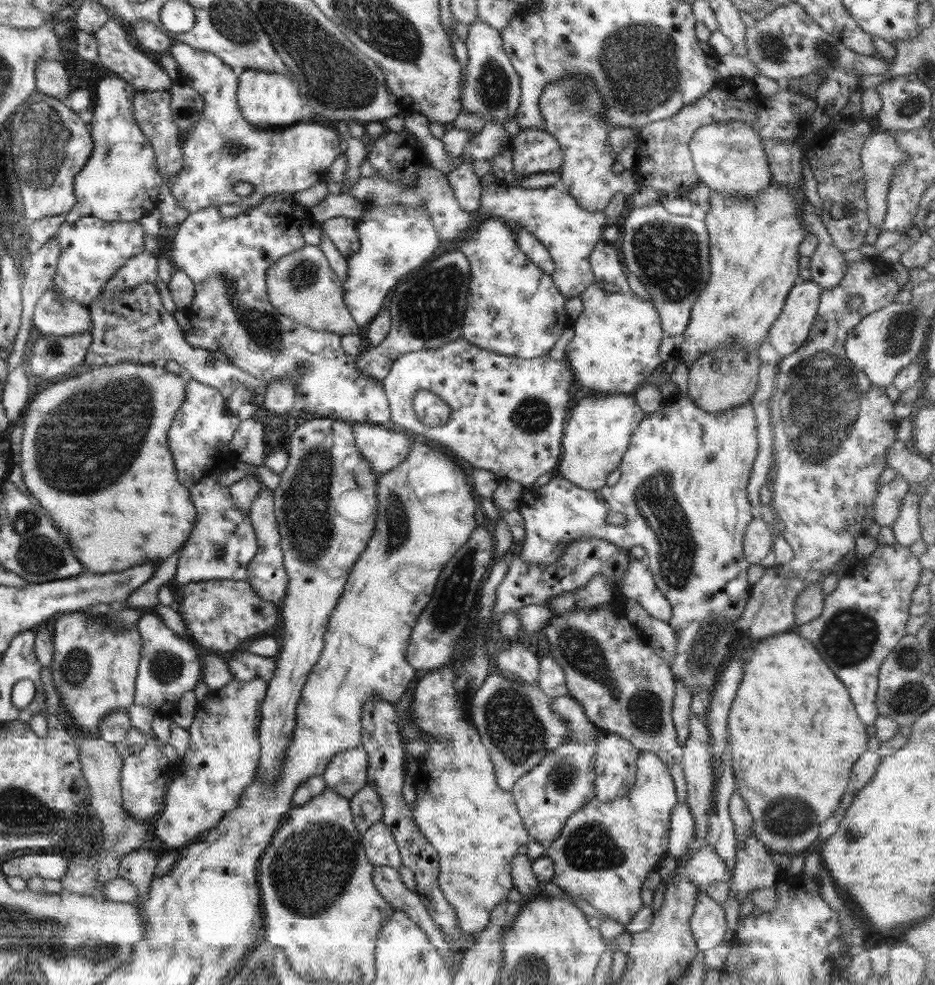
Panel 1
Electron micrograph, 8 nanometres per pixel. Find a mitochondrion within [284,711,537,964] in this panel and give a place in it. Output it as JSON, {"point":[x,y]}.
{"point":[448,742]}

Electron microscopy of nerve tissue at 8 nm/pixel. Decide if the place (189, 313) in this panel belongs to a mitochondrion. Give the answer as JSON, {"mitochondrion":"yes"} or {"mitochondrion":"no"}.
{"mitochondrion":"no"}

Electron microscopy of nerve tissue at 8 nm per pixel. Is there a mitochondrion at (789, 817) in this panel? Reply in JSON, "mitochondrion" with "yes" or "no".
{"mitochondrion":"yes"}

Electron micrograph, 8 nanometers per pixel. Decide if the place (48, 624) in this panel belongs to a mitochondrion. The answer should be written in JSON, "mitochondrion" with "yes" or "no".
{"mitochondrion":"no"}

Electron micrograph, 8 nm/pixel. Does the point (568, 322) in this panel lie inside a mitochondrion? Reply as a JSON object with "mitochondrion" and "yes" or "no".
{"mitochondrion":"no"}

